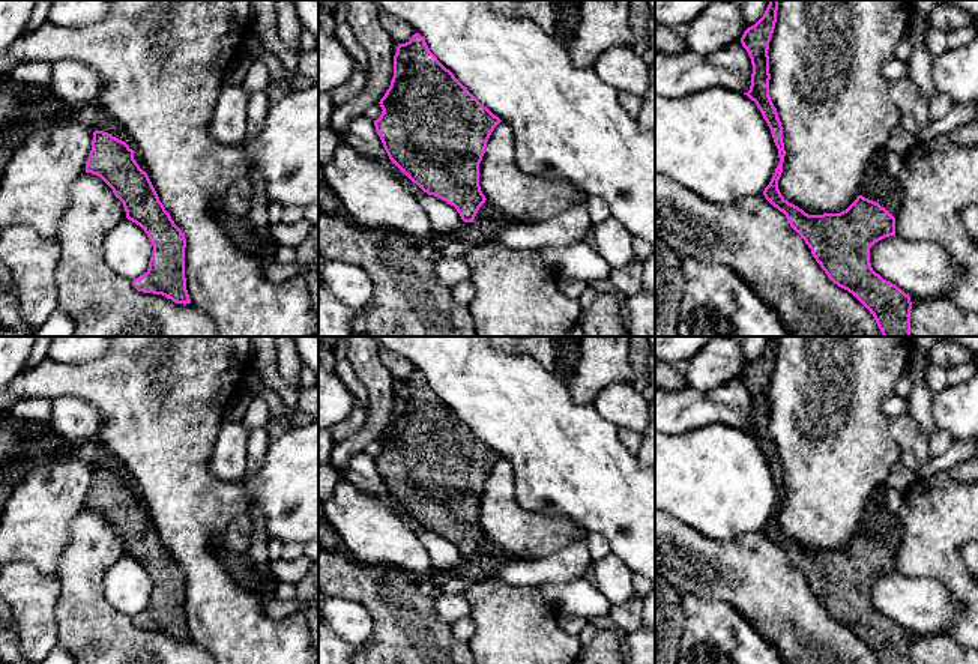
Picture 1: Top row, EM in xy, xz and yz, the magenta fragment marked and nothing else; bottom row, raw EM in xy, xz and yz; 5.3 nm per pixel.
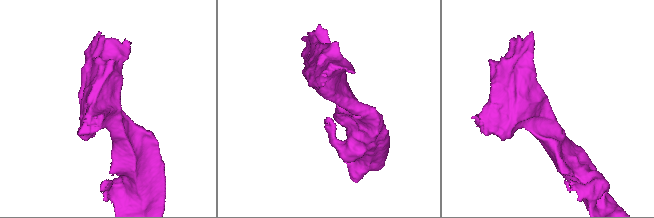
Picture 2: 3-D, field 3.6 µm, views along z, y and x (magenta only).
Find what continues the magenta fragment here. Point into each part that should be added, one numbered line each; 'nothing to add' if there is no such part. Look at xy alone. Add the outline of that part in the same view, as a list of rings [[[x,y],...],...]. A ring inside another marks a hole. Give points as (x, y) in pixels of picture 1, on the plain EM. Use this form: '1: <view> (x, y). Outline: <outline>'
nothing to add

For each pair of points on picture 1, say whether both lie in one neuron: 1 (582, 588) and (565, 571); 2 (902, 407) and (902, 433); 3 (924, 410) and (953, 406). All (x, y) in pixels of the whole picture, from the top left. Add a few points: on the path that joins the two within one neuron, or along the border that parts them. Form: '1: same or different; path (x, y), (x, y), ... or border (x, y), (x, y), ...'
1: different; border (583, 576), (574, 580), (540, 585)
2: different; border (908, 412), (890, 418)
3: different; border (932, 394), (932, 419), (938, 428)

